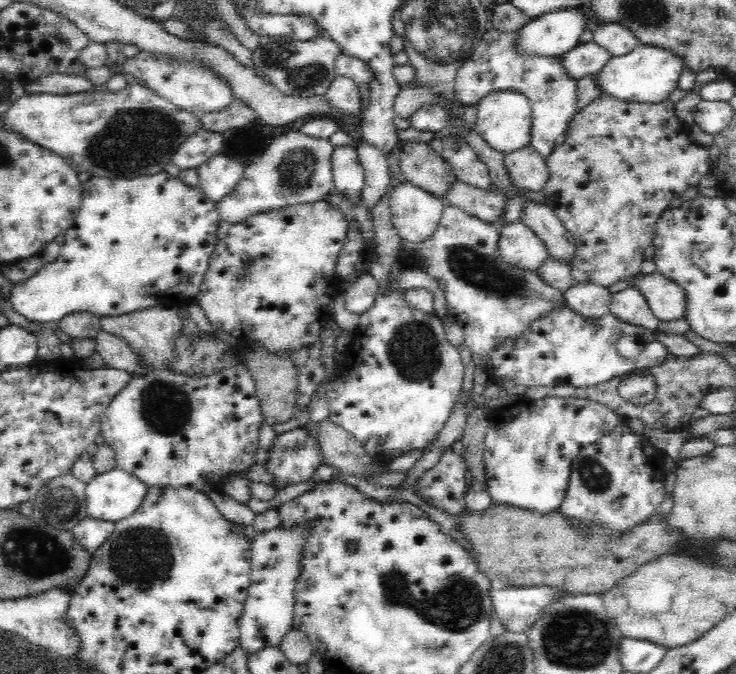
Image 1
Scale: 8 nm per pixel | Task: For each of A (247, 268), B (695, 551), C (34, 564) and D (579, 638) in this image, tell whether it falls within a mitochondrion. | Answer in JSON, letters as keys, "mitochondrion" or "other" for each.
{"A":"mitochondrion","B":"mitochondrion","C":"mitochondrion","D":"mitochondrion"}

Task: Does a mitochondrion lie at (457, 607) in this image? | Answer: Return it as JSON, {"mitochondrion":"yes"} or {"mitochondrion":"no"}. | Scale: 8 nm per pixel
{"mitochondrion":"yes"}

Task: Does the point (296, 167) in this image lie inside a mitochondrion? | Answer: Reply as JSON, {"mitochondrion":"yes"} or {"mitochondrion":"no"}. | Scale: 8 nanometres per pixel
{"mitochondrion":"yes"}

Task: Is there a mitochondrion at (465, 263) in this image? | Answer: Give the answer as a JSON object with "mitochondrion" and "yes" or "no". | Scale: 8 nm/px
{"mitochondrion":"yes"}

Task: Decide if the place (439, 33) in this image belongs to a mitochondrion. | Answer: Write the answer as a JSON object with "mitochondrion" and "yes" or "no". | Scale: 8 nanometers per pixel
{"mitochondrion":"yes"}

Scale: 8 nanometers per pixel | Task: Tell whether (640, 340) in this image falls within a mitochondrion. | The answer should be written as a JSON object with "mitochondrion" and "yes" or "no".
{"mitochondrion":"no"}

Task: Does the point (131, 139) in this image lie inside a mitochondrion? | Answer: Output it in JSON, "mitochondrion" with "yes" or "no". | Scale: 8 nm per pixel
{"mitochondrion":"yes"}

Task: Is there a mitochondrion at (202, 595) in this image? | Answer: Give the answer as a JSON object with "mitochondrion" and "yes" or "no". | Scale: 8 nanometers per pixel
{"mitochondrion":"no"}

